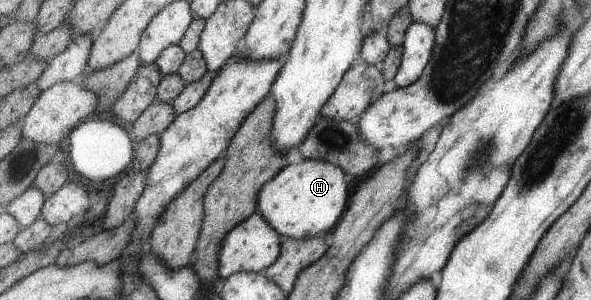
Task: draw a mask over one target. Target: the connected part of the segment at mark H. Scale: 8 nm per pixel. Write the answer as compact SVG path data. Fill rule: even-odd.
M326 160L288 164L259 193L259 210L282 237L305 240L335 229L347 210L350 185L343 168Z

